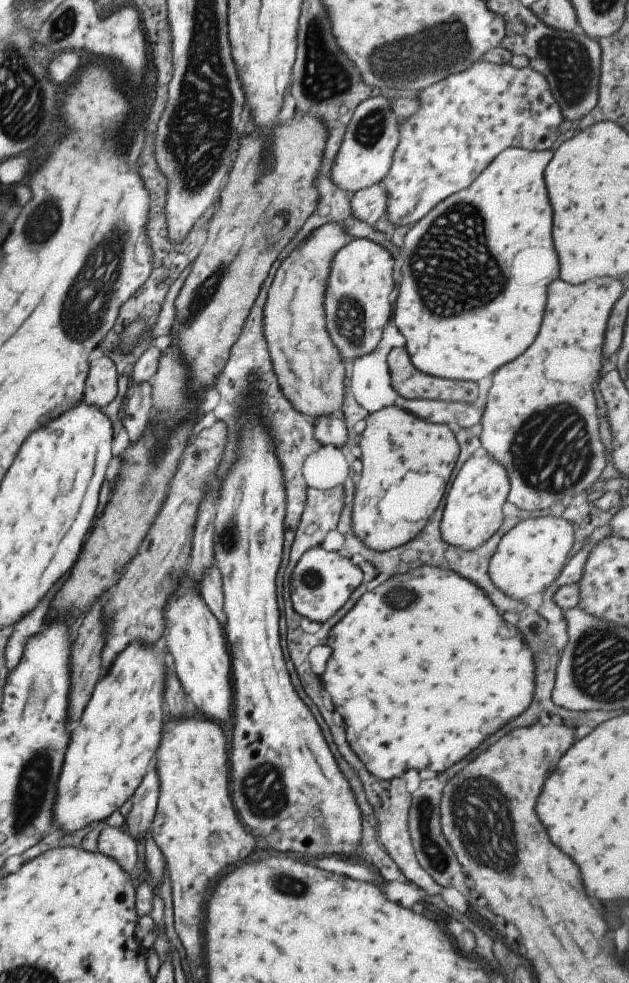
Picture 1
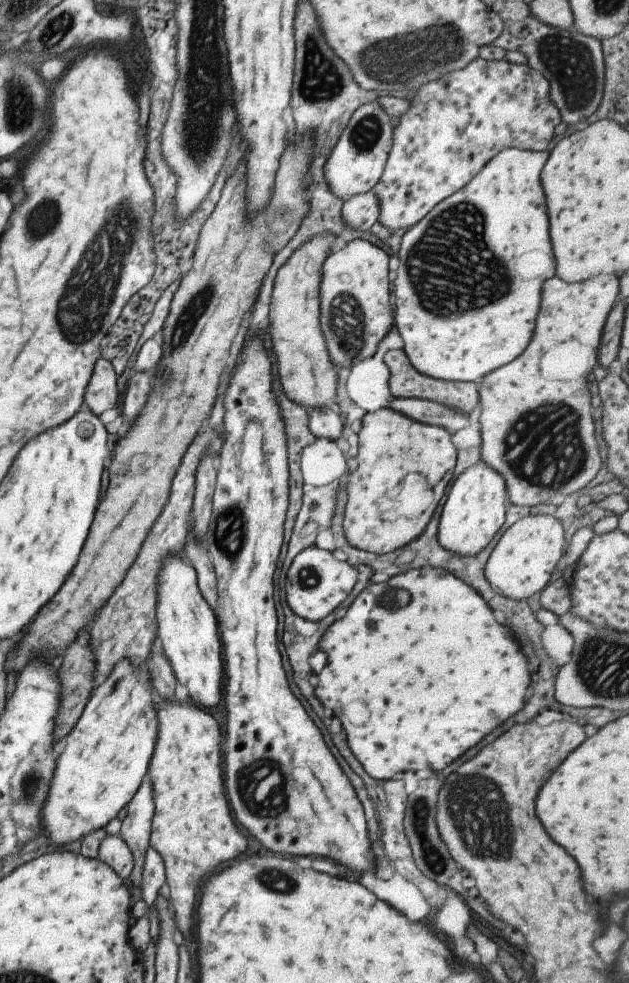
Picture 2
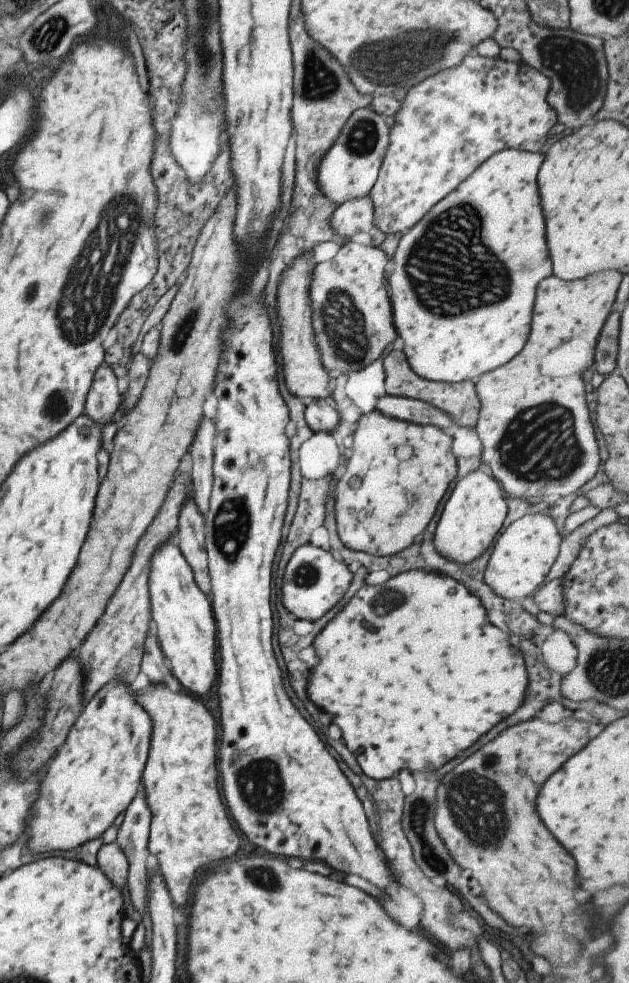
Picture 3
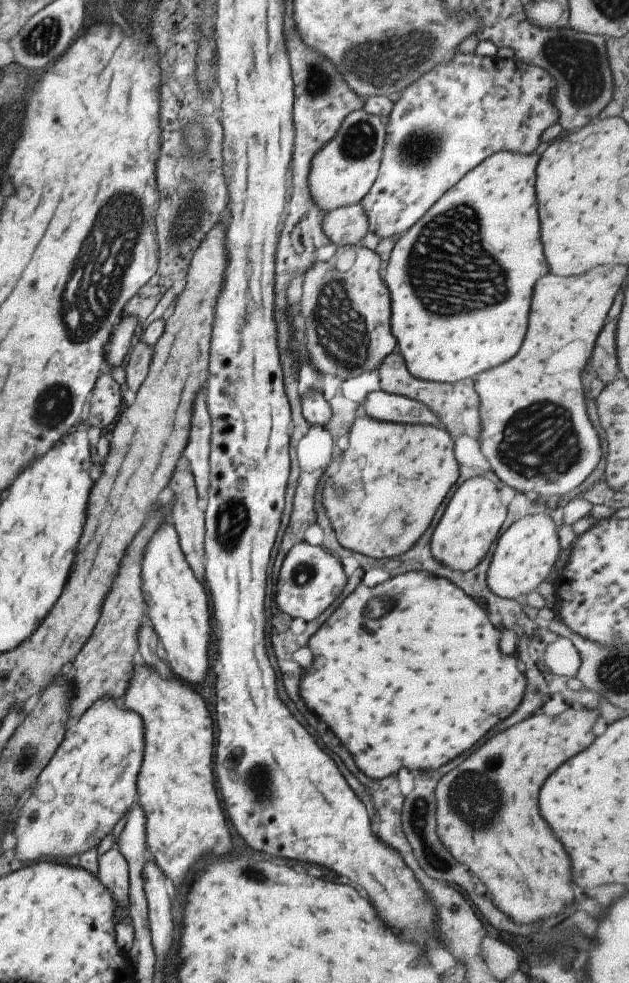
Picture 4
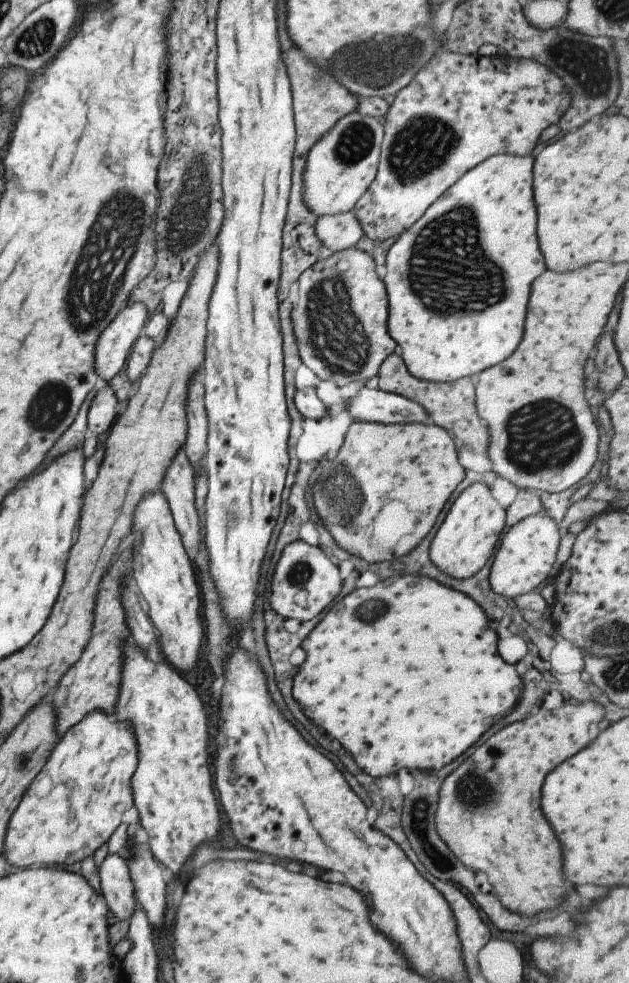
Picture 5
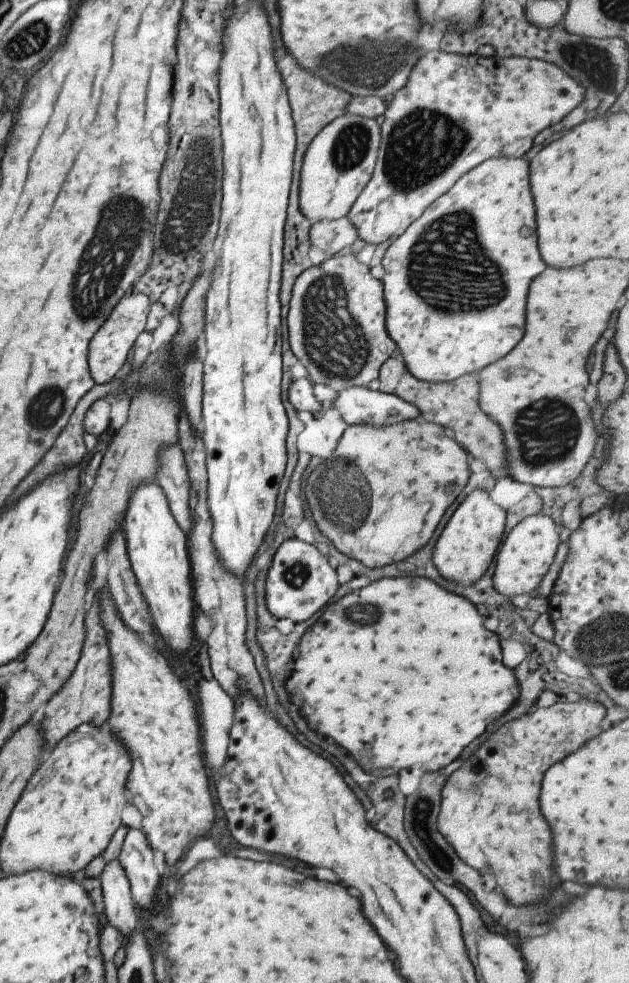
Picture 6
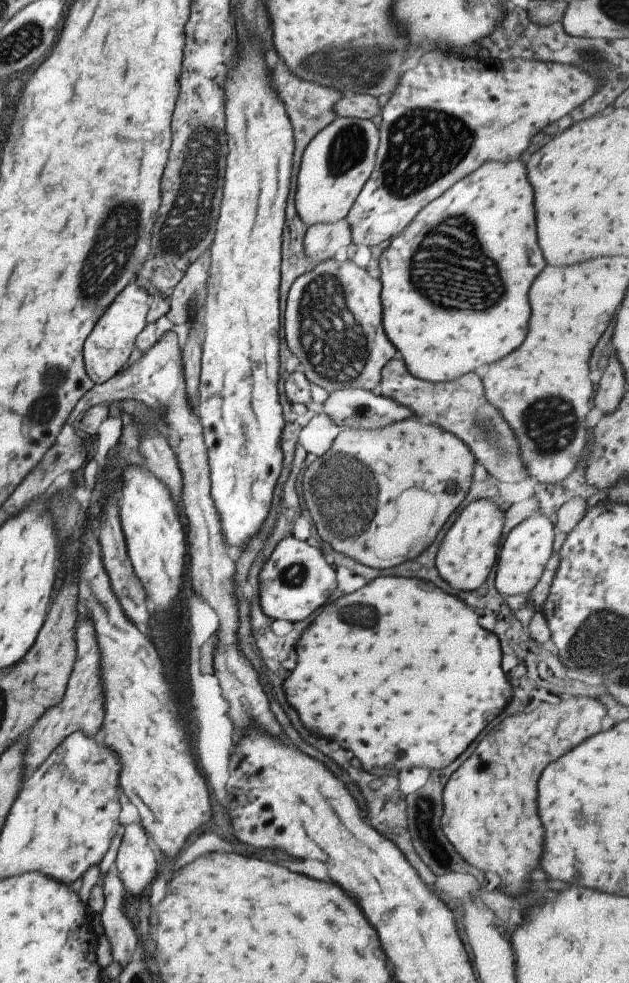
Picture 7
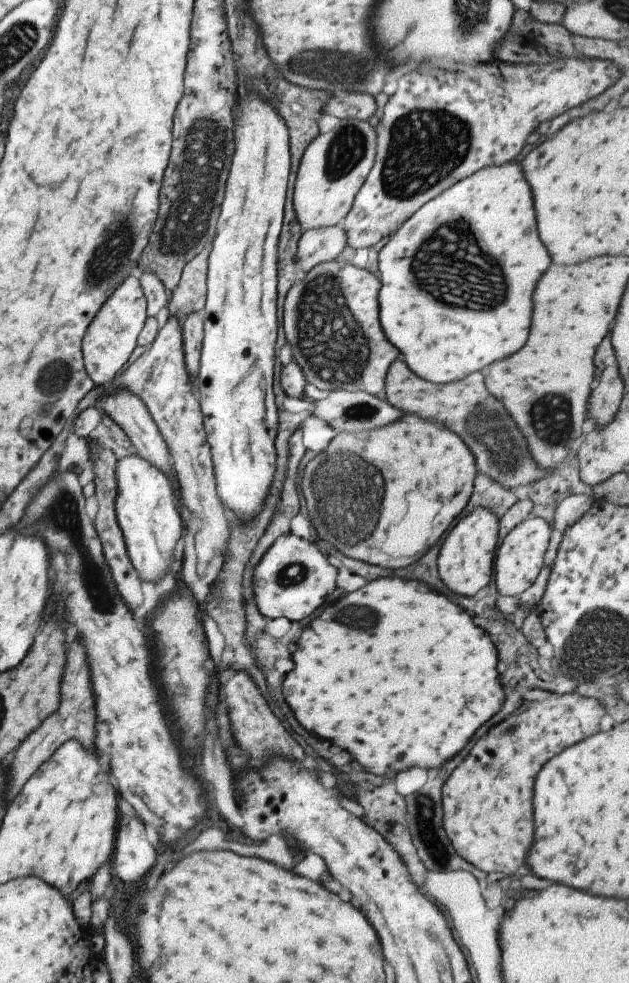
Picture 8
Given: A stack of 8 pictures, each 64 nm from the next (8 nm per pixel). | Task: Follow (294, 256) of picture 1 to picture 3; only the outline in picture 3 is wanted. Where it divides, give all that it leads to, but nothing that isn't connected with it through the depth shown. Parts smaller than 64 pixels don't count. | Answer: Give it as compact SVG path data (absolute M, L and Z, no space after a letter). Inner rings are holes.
M313 250L297 257L282 272L276 296L279 317L279 352L277 358L283 368L286 389L303 401L330 399L330 374L321 360L319 344L314 340L313 309L310 297L313 271L317 266Z

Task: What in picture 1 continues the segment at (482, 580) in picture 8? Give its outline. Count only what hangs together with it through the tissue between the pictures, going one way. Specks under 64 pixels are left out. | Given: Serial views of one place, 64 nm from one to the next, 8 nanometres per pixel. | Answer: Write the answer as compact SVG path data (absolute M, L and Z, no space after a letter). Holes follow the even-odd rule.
M485 451L468 458L458 470L446 498L441 524L443 540L448 545L462 547L464 550L476 549L487 542L503 524L509 489L509 474L499 461Z

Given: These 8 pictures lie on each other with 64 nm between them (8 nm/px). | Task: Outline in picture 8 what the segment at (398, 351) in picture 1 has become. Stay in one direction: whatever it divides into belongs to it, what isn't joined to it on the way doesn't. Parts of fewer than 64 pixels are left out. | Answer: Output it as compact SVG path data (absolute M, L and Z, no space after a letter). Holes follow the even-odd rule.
M402 358L394 360L386 372L386 400L394 406L403 410L404 413L415 414L419 419L430 420L442 424L457 436L464 440L464 444L474 452L476 467L480 474L488 476L488 481L502 484L505 488L512 488L517 485L532 483L547 477L552 469L542 471L533 462L525 439L522 438L514 420L508 415L506 408L500 400L494 398L485 384L485 372L474 372L462 380L450 384L434 384L414 374Z

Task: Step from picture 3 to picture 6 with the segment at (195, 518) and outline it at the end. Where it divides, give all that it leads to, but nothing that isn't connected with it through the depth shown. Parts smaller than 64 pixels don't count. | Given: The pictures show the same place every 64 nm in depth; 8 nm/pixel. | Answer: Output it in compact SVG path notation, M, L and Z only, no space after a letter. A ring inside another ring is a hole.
M176 445L164 448L160 462L162 464L156 470L156 482L168 498L170 512L172 512L174 520L184 530L184 534L188 535L192 528L192 516L190 516L190 508L188 508L190 477L182 448Z

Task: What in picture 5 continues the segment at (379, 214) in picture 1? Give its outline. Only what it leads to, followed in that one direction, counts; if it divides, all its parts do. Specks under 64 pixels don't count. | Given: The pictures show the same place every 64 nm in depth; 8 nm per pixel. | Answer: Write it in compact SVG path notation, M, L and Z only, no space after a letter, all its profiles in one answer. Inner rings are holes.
M342 212L336 216L322 216L317 218L314 232L322 246L332 252L354 247L358 240L364 236L360 220L354 216L354 212Z

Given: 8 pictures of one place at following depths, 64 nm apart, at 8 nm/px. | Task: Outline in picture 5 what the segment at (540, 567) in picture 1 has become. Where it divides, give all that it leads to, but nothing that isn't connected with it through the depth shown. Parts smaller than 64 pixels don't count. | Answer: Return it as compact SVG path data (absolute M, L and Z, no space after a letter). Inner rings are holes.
M542 513L530 515L507 528L492 556L488 578L492 590L509 599L536 590L548 578L556 562L560 536L557 522Z

